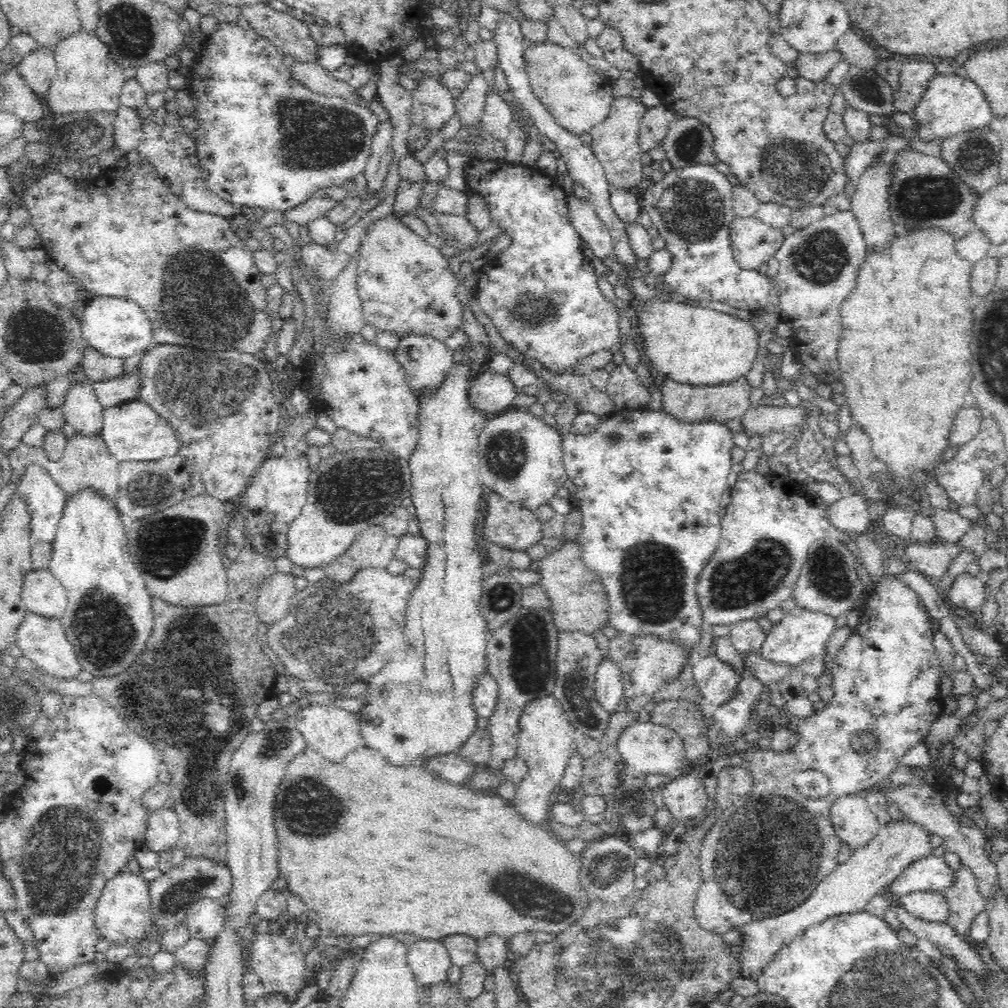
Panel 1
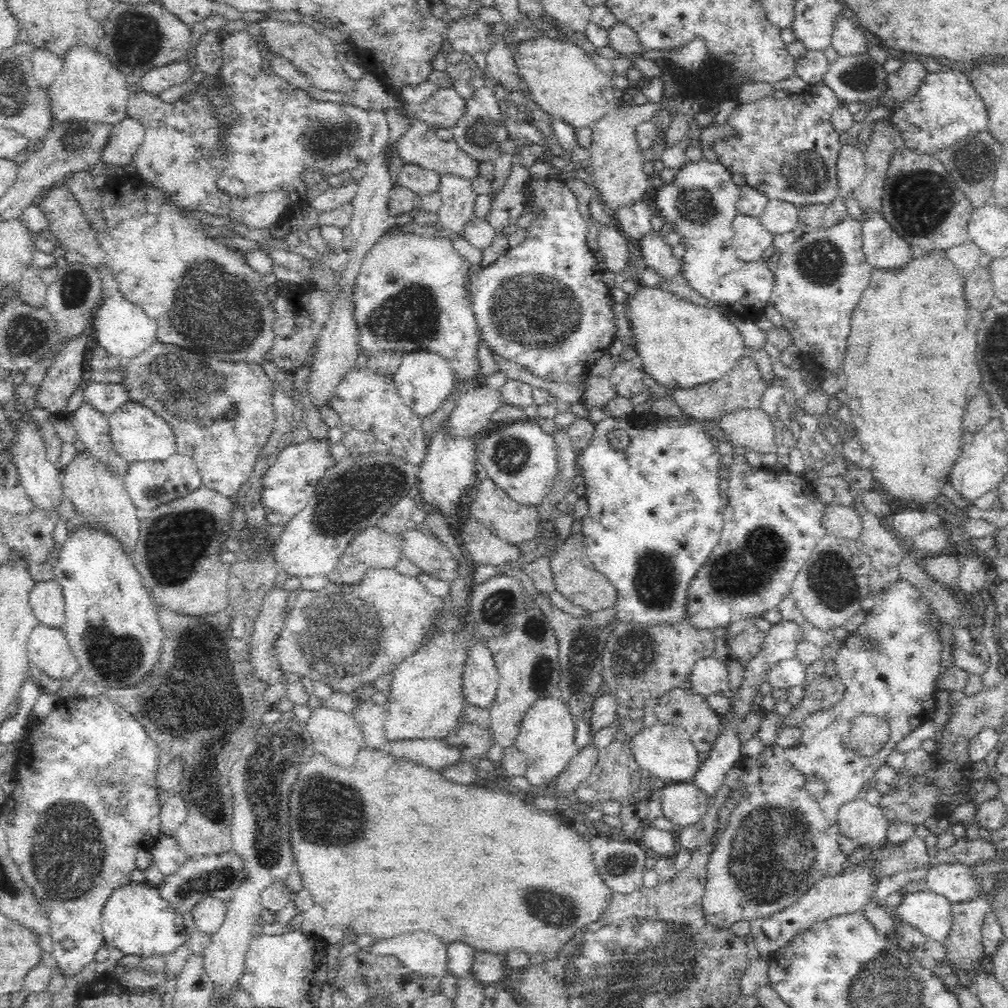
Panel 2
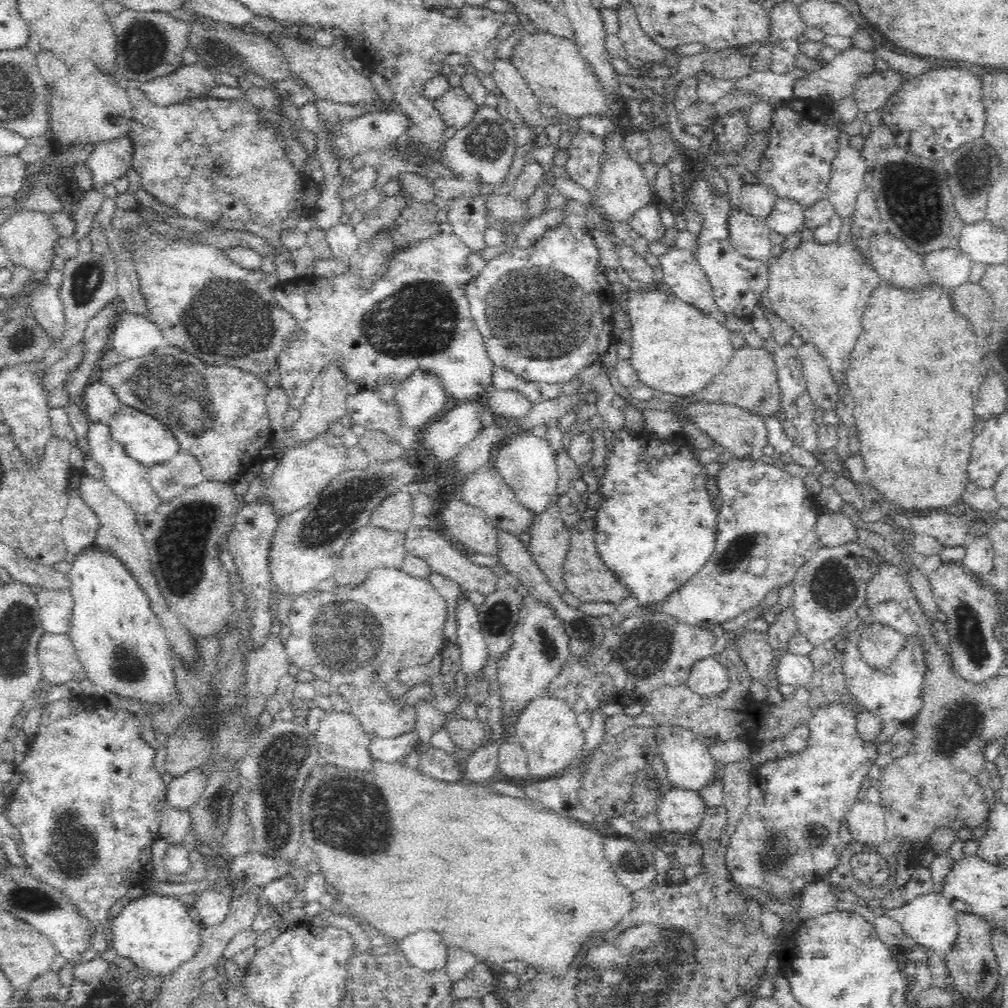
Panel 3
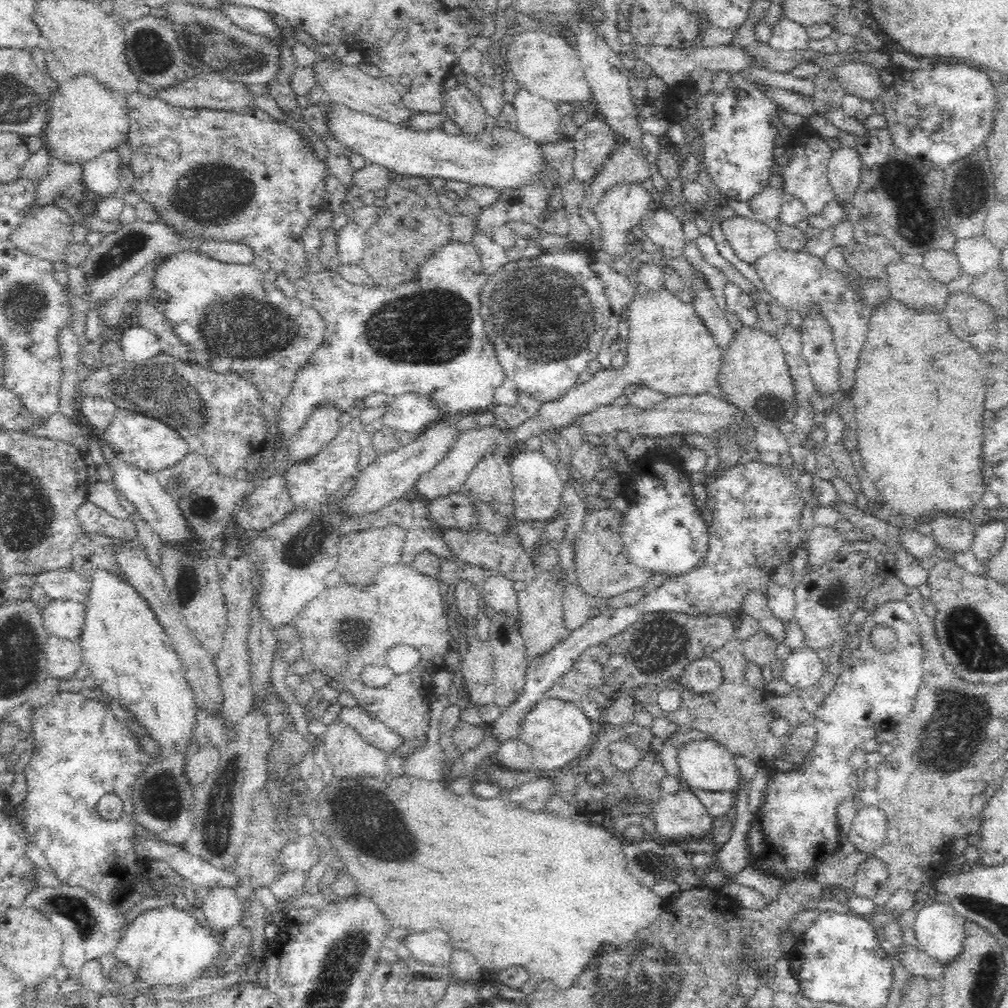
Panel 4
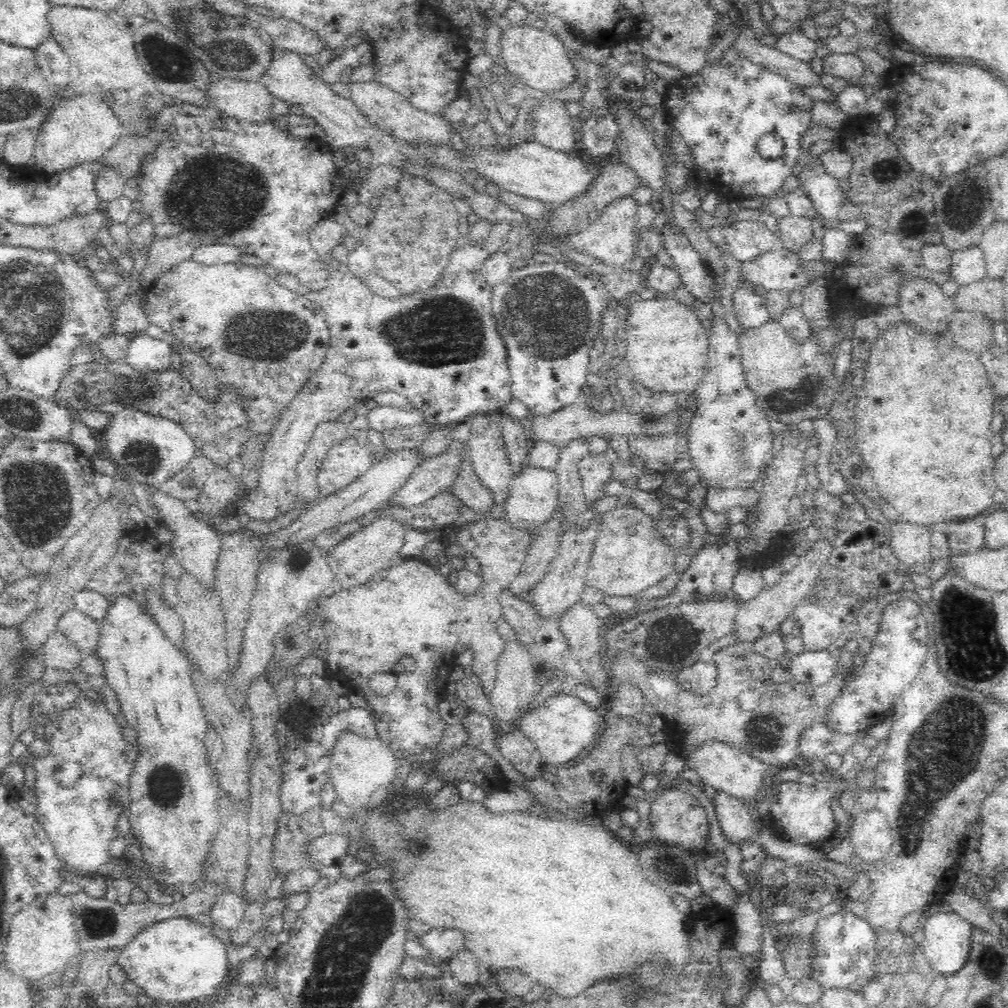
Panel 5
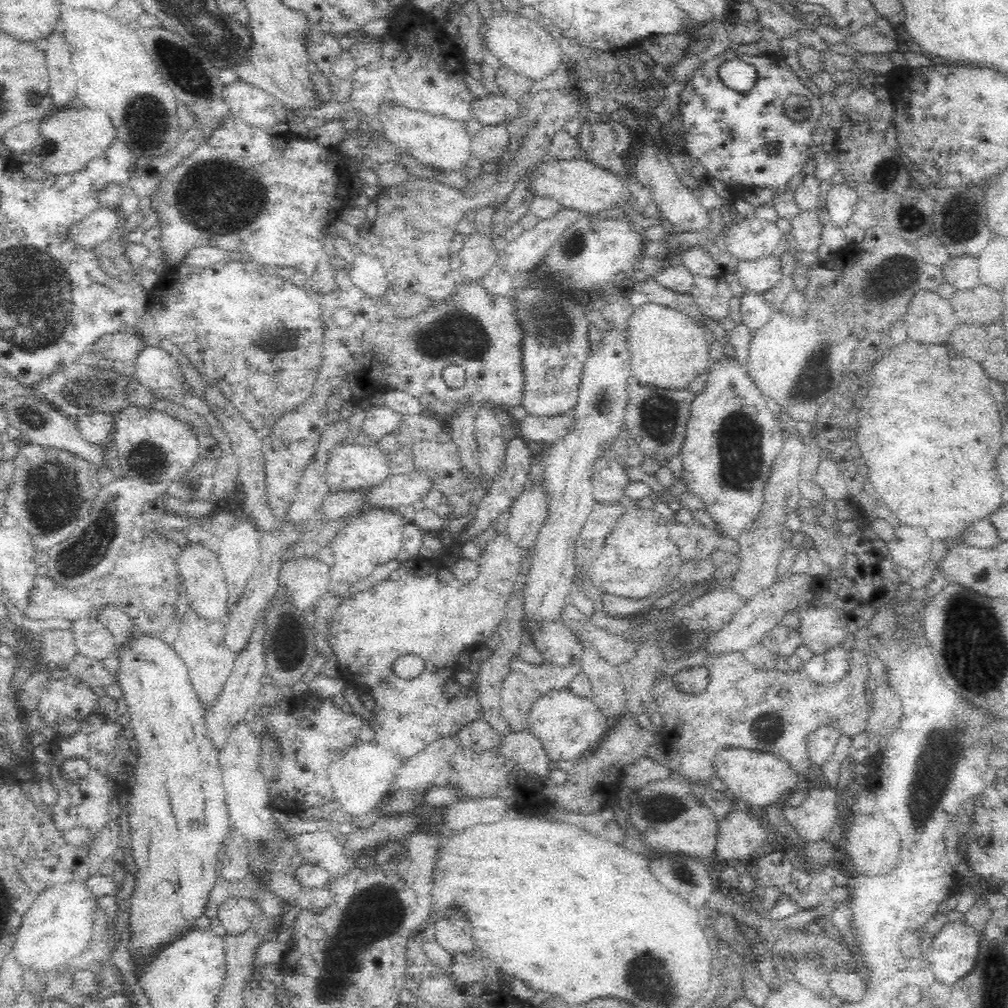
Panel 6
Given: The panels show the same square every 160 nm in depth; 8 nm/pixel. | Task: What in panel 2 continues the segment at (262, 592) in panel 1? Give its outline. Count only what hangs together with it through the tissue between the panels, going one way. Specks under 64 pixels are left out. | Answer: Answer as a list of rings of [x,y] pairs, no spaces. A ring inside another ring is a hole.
[[[284,588],[268,592],[260,615],[255,620],[254,635],[251,636],[250,661],[256,682],[267,686],[284,682],[280,679],[283,667],[278,657],[276,640],[287,621],[288,596]]]

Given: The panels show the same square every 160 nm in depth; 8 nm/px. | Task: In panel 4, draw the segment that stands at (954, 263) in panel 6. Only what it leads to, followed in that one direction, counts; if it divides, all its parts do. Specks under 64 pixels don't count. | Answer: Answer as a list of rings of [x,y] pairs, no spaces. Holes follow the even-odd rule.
[[[982,236],[956,241],[953,252],[959,260],[961,274],[977,277],[998,267],[994,262],[999,262],[1000,252]]]

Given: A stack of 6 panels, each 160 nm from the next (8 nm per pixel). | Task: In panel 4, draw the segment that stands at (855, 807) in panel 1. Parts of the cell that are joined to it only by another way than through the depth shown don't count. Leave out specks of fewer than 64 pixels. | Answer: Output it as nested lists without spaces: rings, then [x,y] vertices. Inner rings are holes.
[[[860,806],[851,824],[848,840],[858,852],[869,853],[881,849],[887,836],[887,818],[879,806]]]

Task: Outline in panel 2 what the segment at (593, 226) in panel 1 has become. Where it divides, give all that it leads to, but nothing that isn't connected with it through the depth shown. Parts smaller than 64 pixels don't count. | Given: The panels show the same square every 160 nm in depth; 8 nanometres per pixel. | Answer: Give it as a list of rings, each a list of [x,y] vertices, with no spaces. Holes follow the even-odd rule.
[[[612,223],[602,225],[598,229],[599,249],[601,254],[606,258],[606,269],[613,273],[628,272],[630,270],[630,259],[633,257],[626,235]]]

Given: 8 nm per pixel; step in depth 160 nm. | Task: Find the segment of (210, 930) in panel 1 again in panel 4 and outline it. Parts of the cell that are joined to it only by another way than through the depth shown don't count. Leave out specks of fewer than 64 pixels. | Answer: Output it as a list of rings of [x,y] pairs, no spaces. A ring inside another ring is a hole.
[[[214,887],[202,898],[202,912],[208,922],[219,930],[238,926],[243,918],[241,898],[236,889]]]

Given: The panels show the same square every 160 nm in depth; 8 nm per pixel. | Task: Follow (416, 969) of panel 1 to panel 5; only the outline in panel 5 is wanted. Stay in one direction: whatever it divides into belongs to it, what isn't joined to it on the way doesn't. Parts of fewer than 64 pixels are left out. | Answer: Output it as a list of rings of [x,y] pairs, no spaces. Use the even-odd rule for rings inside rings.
[[[442,928],[442,932],[428,932],[428,934],[424,934],[422,938],[419,937],[420,942],[424,948],[428,948],[433,957],[437,957],[442,960],[444,963],[451,959],[457,952],[462,950],[467,950],[466,946],[466,936],[464,936],[464,932],[462,930],[452,930],[452,928]]]

